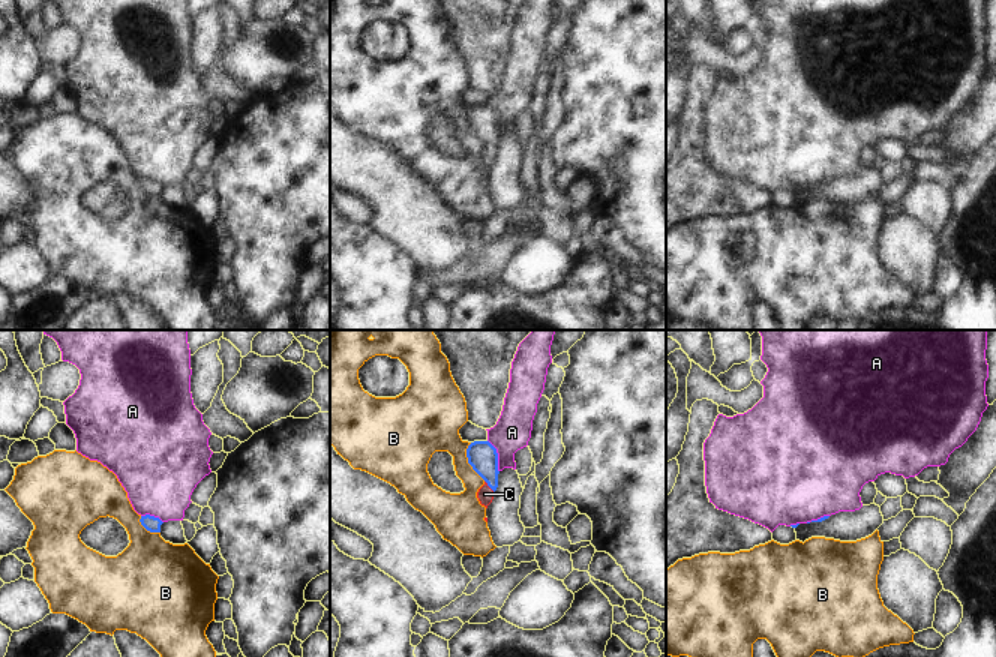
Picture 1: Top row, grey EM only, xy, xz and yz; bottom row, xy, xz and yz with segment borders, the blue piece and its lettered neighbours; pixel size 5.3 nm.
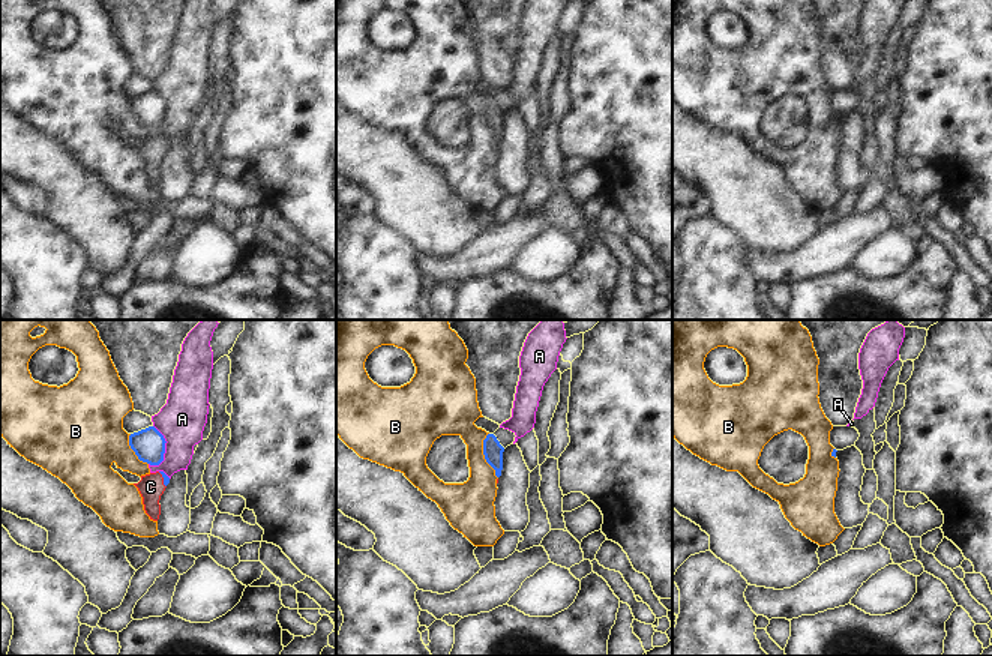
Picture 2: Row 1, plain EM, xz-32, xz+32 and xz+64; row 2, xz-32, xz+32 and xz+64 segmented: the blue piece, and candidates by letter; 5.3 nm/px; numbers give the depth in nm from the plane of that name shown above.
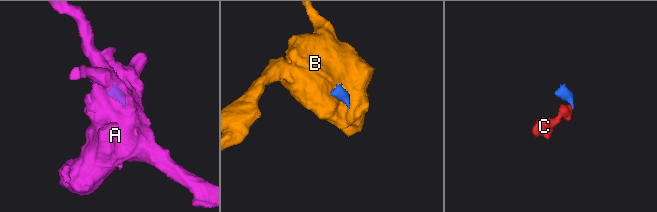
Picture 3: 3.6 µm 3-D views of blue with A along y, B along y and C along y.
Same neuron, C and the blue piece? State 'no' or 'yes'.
yes

